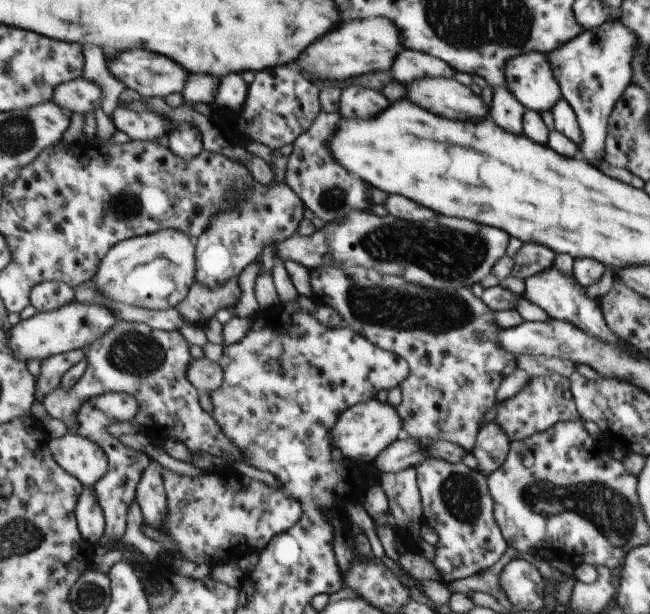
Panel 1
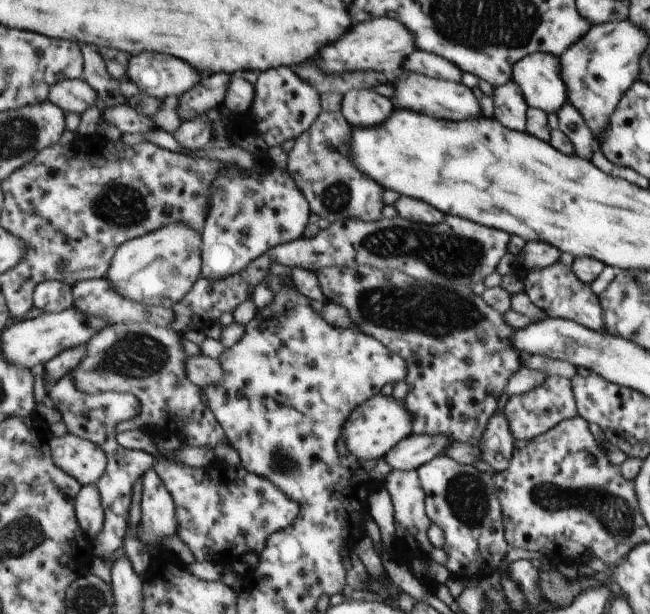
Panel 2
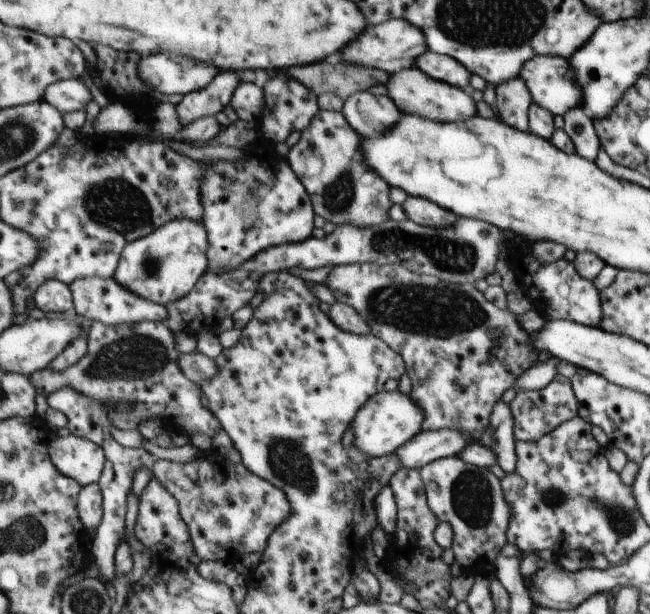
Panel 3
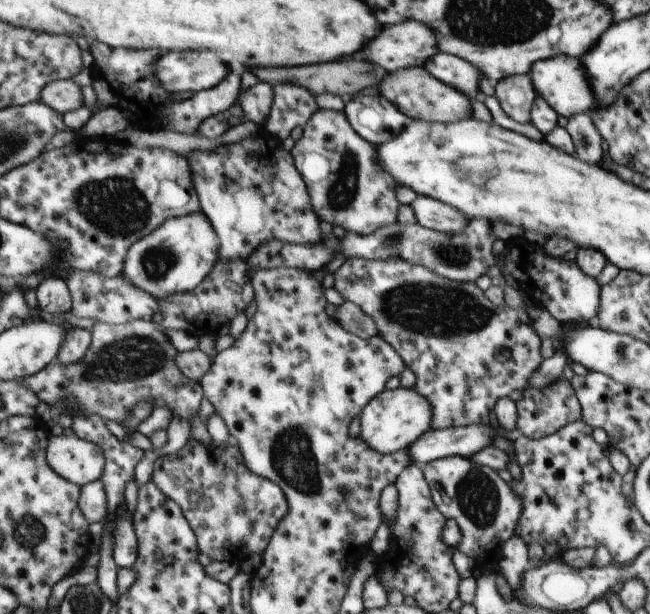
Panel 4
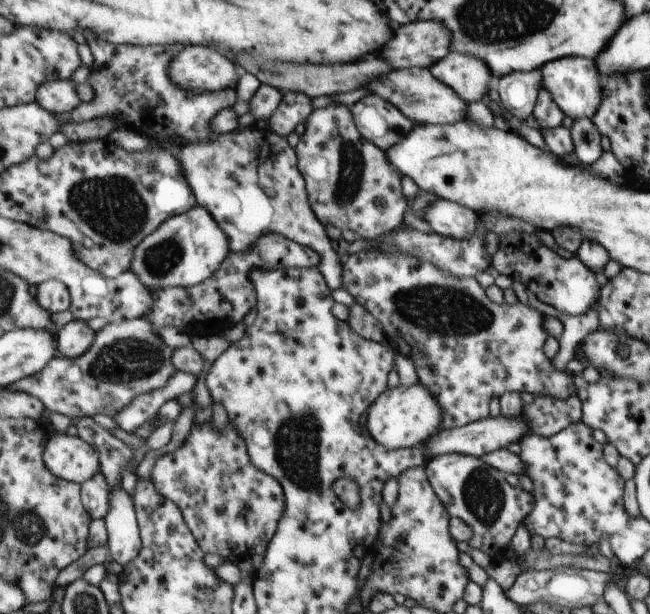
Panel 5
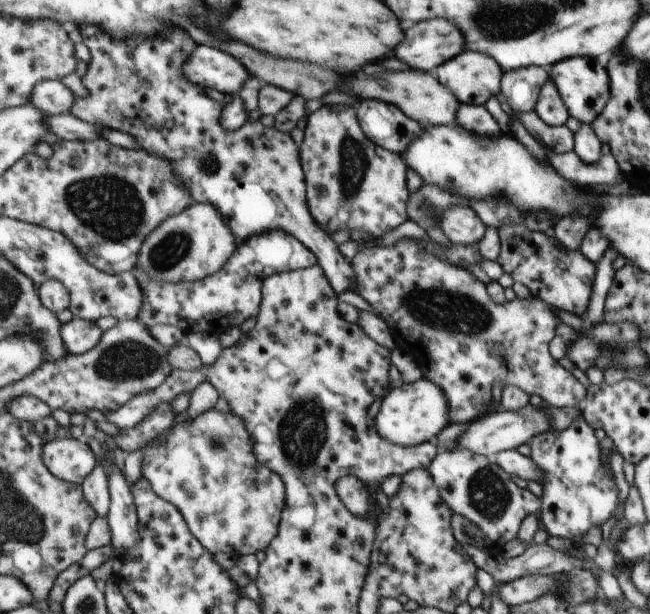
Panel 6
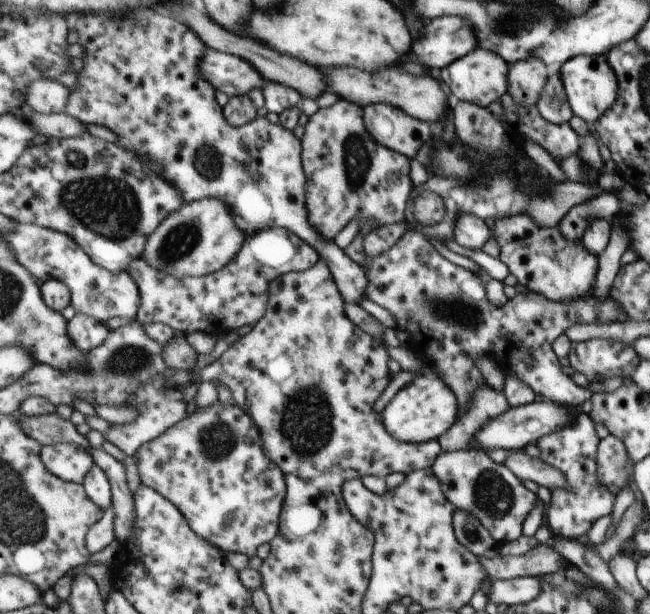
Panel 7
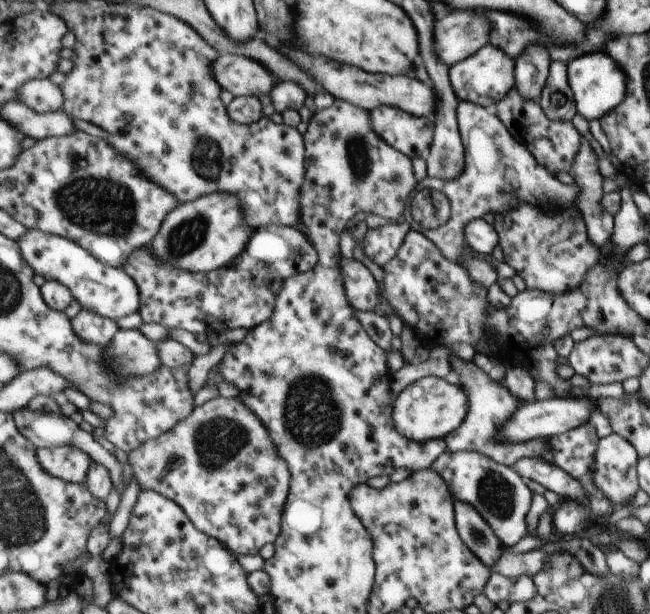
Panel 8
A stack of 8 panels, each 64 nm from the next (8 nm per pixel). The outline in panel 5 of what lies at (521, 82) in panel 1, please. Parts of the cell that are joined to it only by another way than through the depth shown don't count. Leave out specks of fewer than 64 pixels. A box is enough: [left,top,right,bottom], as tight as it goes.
[539,57,603,120]

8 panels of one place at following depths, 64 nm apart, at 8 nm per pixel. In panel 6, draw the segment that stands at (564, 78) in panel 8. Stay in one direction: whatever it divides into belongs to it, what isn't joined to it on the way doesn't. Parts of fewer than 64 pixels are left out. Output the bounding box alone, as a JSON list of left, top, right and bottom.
[535,79,570,126]

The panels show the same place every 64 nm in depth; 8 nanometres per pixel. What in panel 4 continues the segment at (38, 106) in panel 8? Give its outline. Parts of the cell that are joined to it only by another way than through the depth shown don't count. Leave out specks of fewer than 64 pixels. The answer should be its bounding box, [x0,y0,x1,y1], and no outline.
[41,79,87,115]

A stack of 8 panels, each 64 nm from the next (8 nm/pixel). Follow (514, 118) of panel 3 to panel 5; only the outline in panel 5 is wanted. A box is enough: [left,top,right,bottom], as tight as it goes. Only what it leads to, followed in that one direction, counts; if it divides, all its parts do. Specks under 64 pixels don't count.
[495,69,541,121]

